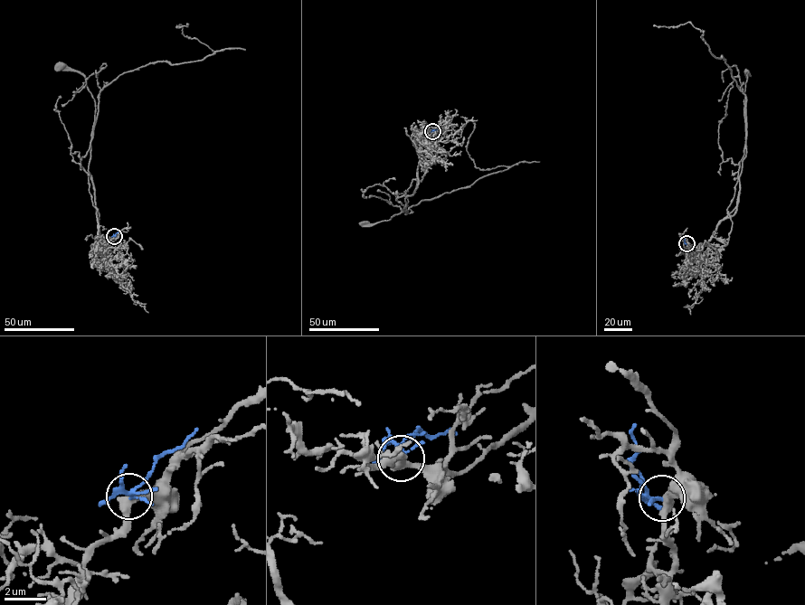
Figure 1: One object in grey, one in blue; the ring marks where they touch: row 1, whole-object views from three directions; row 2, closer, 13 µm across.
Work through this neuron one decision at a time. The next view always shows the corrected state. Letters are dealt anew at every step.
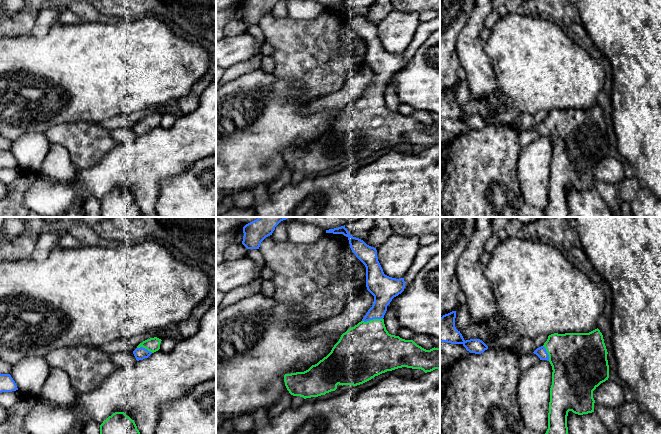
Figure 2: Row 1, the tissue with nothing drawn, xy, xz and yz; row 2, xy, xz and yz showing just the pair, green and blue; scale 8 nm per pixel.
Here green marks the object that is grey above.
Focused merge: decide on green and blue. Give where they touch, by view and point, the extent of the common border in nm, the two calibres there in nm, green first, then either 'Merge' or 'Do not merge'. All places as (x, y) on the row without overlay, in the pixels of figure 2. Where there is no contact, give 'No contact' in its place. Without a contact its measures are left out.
Touches green at xz (373, 95). Shared border 170 nm. Thickness 440 nm (green) against 190 nm. Merge

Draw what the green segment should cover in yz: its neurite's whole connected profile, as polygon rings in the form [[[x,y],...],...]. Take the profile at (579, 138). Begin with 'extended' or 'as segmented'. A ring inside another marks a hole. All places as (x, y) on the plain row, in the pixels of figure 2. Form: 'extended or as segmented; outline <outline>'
extended; outline [[[598,104],[589,109],[554,109],[533,129],[549,137],[553,146],[544,217],[569,217],[568,188],[594,188],[593,167],[609,154],[603,111]]]

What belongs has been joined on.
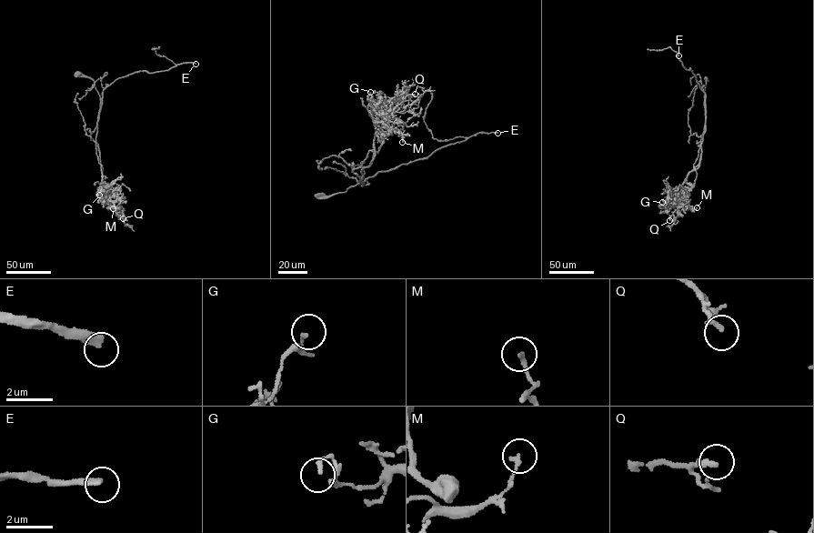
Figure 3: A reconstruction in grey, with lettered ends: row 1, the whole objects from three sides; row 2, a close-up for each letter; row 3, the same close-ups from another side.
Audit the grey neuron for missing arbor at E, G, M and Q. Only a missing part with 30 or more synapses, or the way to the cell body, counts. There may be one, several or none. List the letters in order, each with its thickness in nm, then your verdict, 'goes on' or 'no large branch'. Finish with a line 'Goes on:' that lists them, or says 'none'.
E: calibre 320 nm; goes on
G: calibre 150 nm; no large branch
M: calibre 160 nm; no large branch
Q: calibre 200 nm; no large branch
Goes on: E

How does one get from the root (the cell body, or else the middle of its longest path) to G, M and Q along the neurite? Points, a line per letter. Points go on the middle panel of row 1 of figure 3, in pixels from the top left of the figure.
G: (319, 195), (345, 192), (362, 181), (361, 169), (368, 166), (372, 159), (377, 125), (367, 110), (370, 92)
M: (319, 195), (345, 192), (361, 182), (361, 169), (378, 152), (388, 125), (402, 134), (402, 142)
Q: (319, 195), (345, 192), (361, 182), (361, 169), (372, 159), (376, 115), (391, 112), (406, 95), (415, 94)

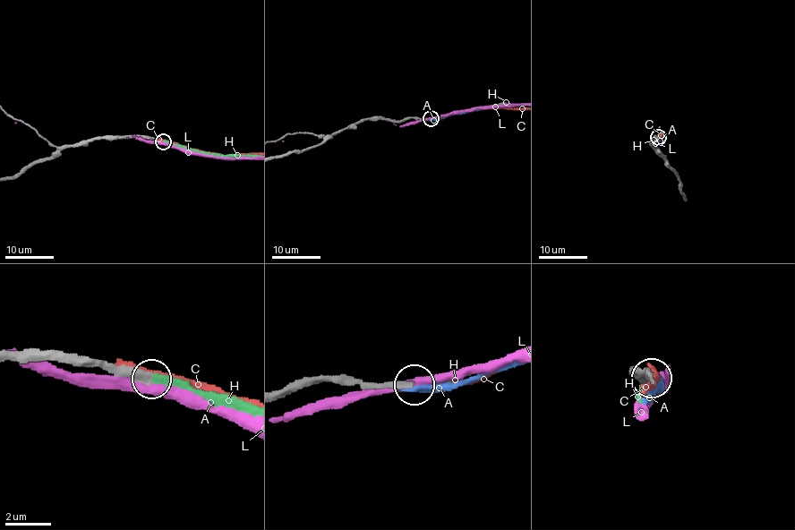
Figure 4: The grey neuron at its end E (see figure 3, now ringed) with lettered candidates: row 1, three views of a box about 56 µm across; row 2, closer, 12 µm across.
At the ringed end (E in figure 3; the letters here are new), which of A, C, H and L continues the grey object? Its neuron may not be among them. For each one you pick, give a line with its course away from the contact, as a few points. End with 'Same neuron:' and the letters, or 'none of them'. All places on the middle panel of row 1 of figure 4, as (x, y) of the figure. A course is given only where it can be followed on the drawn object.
Same neuron: H

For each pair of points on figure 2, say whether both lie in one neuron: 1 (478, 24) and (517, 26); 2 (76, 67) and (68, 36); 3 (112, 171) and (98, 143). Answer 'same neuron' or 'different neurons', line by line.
1: different neurons
2: same neuron
3: different neurons

